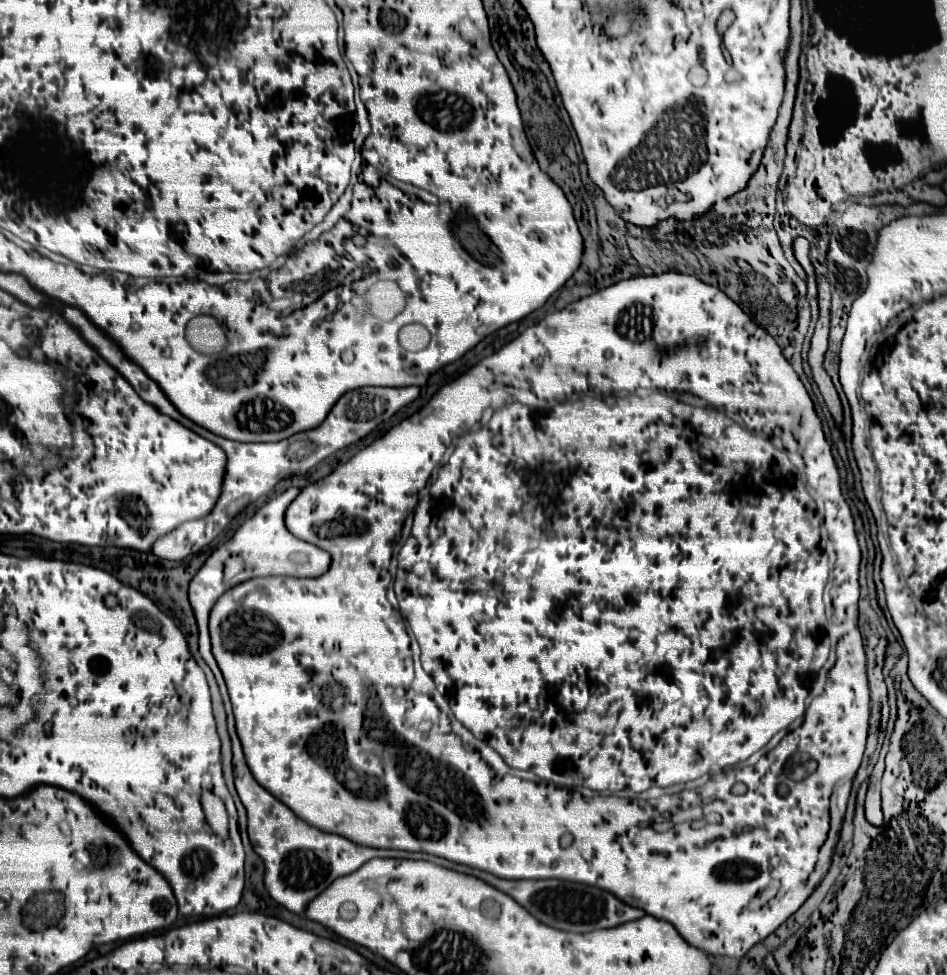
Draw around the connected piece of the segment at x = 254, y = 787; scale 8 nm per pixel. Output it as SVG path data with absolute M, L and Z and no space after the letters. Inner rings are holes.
M230 732L230 738L232 738L232 752L234 752L232 764L236 776L236 790L240 794L242 804L248 810L248 836L254 846L254 852L264 862L266 868L264 884L272 900L276 900L290 912L302 914L306 904L314 900L324 888L328 888L338 876L358 870L362 864L366 864L372 858L390 856L390 850L360 846L344 836L322 832L310 826L308 822L300 820L292 810L288 810L286 804L276 800L266 788L262 788L254 780L244 760L244 752L236 732Z

